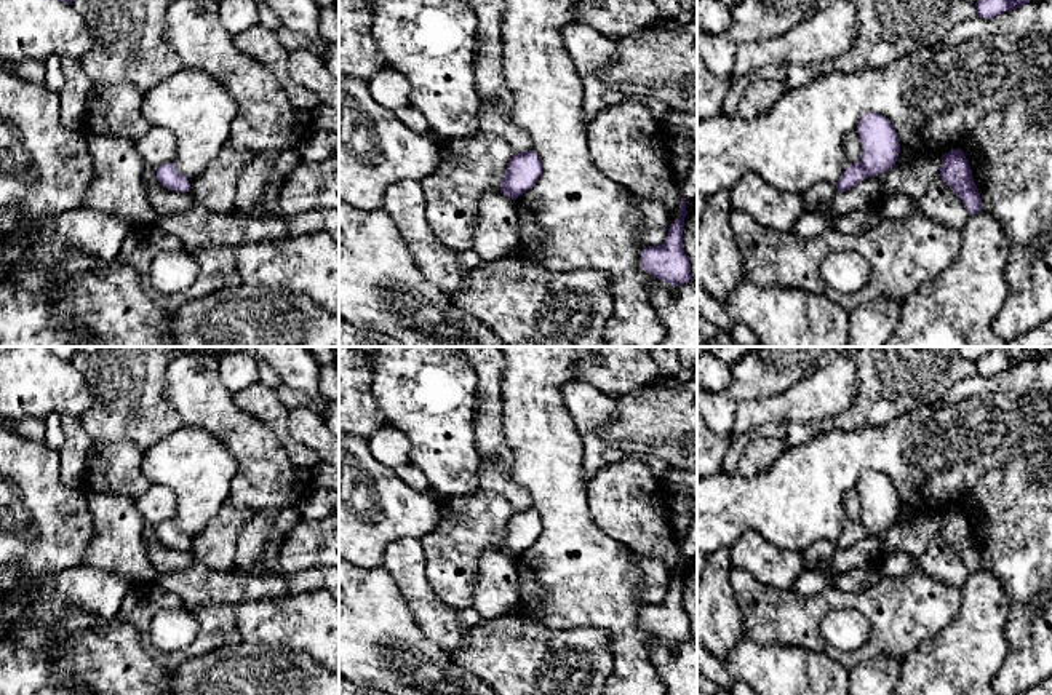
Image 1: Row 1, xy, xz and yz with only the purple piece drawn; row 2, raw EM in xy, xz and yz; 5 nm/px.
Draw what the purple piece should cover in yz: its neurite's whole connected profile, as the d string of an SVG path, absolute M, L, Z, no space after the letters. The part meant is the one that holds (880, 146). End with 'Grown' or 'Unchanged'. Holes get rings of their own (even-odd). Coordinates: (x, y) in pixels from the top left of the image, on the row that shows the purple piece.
M863 113L857 133L862 142L862 157L859 163L849 165L836 182L839 192L854 189L865 177L875 177L895 168L899 158L900 144L889 118Z. Unchanged

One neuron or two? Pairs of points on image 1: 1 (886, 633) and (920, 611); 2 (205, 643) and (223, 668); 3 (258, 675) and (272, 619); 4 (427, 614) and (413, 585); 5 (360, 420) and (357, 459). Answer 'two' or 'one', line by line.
1: one
2: two
3: two
4: one
5: two

